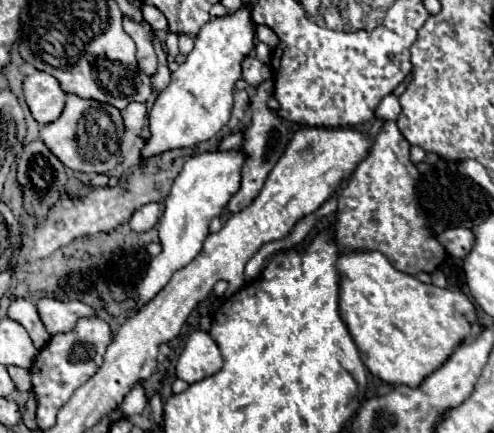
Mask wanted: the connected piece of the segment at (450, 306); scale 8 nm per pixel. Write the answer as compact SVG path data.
M380 252L344 254L344 256L340 256L340 260L338 260L338 270L340 270L340 276L342 276L342 278L340 278L340 316L342 316L342 320L346 322L350 334L352 334L352 338L354 338L358 350L360 350L360 358L362 358L364 366L366 366L374 376L378 376L380 380L384 380L384 382L388 382L388 384L392 384L392 386L404 384L404 386L410 386L410 388L418 388L418 386L422 384L422 380L424 380L426 376L430 376L436 368L440 368L440 366L452 356L452 352L456 350L456 346L462 344L462 342L470 336L472 324L474 324L476 318L478 318L474 304L468 300L468 296L466 296L464 292L450 292L450 290L436 288L434 284L422 284L418 278L414 278L414 276L410 276L410 274L404 274L404 272L398 272L398 270L388 262L388 258L382 256Z

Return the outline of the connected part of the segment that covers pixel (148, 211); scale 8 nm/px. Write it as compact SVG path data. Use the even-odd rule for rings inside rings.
M156 202L152 204L146 204L142 208L138 208L130 220L130 226L132 230L136 232L144 232L144 230L150 230L156 222L158 222L158 214L160 214L160 206Z

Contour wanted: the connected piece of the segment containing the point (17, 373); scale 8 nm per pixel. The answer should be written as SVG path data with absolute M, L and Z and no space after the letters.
M8 366L8 374L10 374L10 378L14 380L14 384L16 384L16 388L20 392L28 392L32 388L32 384L30 384L30 372L26 368Z

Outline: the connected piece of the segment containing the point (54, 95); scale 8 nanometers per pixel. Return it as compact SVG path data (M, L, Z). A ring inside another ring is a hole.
M36 72L24 80L24 96L40 126L54 122L66 104L66 92L60 88L60 82L46 72Z

